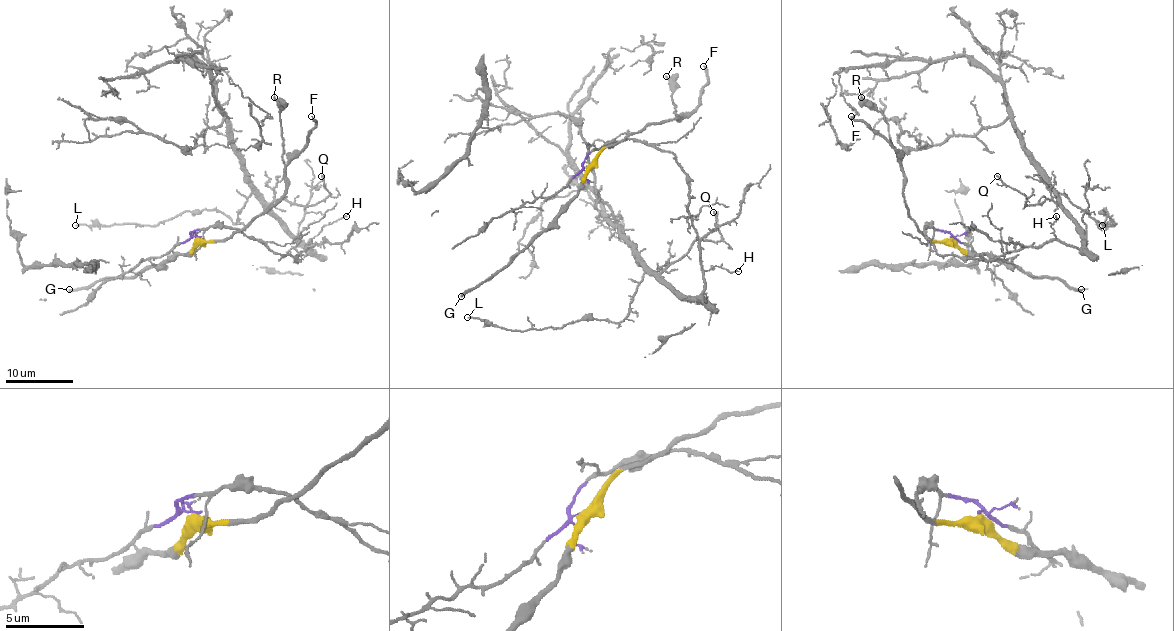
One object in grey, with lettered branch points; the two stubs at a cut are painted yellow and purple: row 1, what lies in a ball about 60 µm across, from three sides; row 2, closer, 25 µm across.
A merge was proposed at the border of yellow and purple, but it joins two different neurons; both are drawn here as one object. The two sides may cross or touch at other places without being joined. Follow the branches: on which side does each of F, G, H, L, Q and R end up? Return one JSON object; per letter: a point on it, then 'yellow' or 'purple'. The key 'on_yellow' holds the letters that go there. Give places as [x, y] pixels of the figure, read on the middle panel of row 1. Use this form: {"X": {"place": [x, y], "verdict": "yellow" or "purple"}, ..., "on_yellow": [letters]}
{"F": {"place": [703, 66], "verdict": "yellow"}, "G": {"place": [461, 296], "verdict": "yellow"}, "H": {"place": [738, 271], "verdict": "purple"}, "L": {"place": [467, 317], "verdict": "purple"}, "Q": {"place": [713, 212], "verdict": "purple"}, "R": {"place": [666, 76], "verdict": "yellow"}, "on_yellow": ["F", "G", "R"]}

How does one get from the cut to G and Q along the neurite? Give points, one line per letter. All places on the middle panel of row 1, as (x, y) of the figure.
G: (590, 165), (590, 170), (582, 178), (578, 193), (566, 208), (504, 267), (460, 296)
Q: (590, 165), (632, 139), (674, 154), (704, 287), (681, 296), (661, 274), (696, 240), (718, 242), (713, 212)

